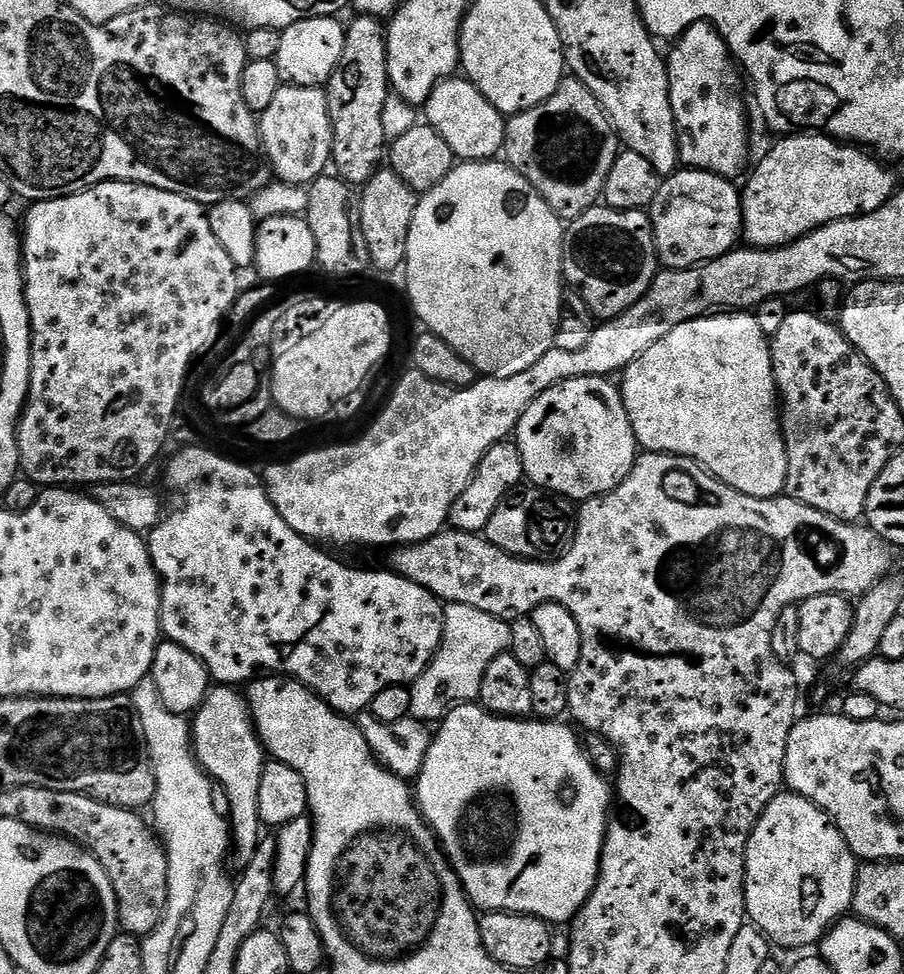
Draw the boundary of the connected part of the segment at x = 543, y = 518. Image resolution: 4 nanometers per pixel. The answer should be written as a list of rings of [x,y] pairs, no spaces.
[[[524,486],[501,502],[494,518],[484,527],[483,535],[494,546],[523,560],[538,560],[563,556],[576,537],[578,508],[573,501],[557,498],[542,488]]]

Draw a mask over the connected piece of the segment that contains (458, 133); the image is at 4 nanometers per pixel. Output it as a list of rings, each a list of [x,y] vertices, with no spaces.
[[[466,78],[444,80],[422,106],[422,116],[450,146],[453,157],[460,162],[497,159],[503,153],[506,138],[506,117]]]

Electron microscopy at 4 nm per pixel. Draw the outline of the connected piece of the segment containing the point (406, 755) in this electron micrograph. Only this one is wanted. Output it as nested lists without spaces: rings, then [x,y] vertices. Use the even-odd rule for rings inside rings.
[[[449,604],[444,609],[444,640],[436,651],[436,657],[428,663],[428,669],[413,680],[410,687],[412,697],[410,698],[410,716],[402,720],[386,723],[384,720],[377,720],[375,715],[364,714],[359,717],[358,723],[366,742],[372,748],[377,760],[387,766],[403,780],[412,782],[420,775],[426,762],[426,754],[432,745],[433,729],[427,728],[420,720],[433,720],[439,722],[452,711],[458,704],[467,704],[475,701],[480,694],[480,687],[484,681],[486,670],[494,658],[498,658],[503,652],[510,648],[510,624],[509,621],[500,616],[491,616],[482,610],[474,610],[474,606],[462,606],[461,604]]]

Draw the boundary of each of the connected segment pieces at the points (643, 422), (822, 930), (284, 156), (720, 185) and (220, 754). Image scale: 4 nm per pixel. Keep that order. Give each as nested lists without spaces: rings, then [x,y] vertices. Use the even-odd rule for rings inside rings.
[[[725,310],[719,314],[699,316],[696,320],[682,322],[682,326],[674,326],[674,330],[670,330],[670,334],[662,338],[662,342],[654,342],[654,346],[650,346],[650,350],[646,350],[642,358],[630,362],[630,366],[622,373],[622,379],[624,381],[619,381],[618,384],[620,396],[624,400],[630,426],[636,435],[636,443],[644,452],[665,452],[671,456],[685,456],[687,460],[701,464],[711,476],[716,476],[726,486],[750,498],[771,500],[784,492],[788,455],[782,431],[782,408],[778,403],[778,389],[772,369],[772,345],[770,337],[762,334],[762,330],[758,327],[755,315],[744,310]]]
[[[785,791],[783,794],[775,796],[770,802],[770,806],[766,806],[762,818],[754,826],[752,837],[748,843],[746,866],[744,867],[744,893],[746,894],[746,906],[748,907],[746,913],[747,919],[755,924],[757,928],[762,929],[769,941],[775,942],[777,945],[780,943],[784,948],[804,948],[800,950],[811,949],[808,947],[810,947],[811,944],[812,947],[819,945],[829,928],[851,909],[854,890],[856,889],[857,867],[858,861],[855,854],[850,850],[846,838],[842,838],[838,826],[825,814],[824,809],[820,808],[814,802],[810,802],[806,798],[796,795],[794,792]]]
[[[284,84],[274,102],[259,113],[260,142],[277,181],[307,186],[325,175],[332,158],[332,123],[328,94],[323,87]]]
[[[684,168],[677,170],[670,176],[665,176],[660,181],[658,186],[658,194],[654,194],[654,202],[650,209],[652,218],[652,233],[654,234],[654,242],[656,243],[656,259],[665,269],[670,268],[695,268],[698,264],[705,264],[714,258],[722,258],[727,252],[733,251],[741,243],[742,233],[744,230],[744,202],[742,199],[742,192],[739,187],[735,188],[733,181],[726,176],[719,176],[718,174],[710,174],[703,172],[697,168]]]
[[[216,686],[194,713],[192,726],[192,747],[196,749],[196,761],[208,773],[209,777],[222,789],[226,790],[226,798],[230,798],[230,827],[234,845],[234,860],[243,866],[254,858],[262,839],[262,825],[258,814],[258,786],[262,782],[262,770],[266,763],[266,753],[259,736],[256,735],[256,725],[252,723],[252,713],[248,710],[245,697],[240,696],[235,687]]]

